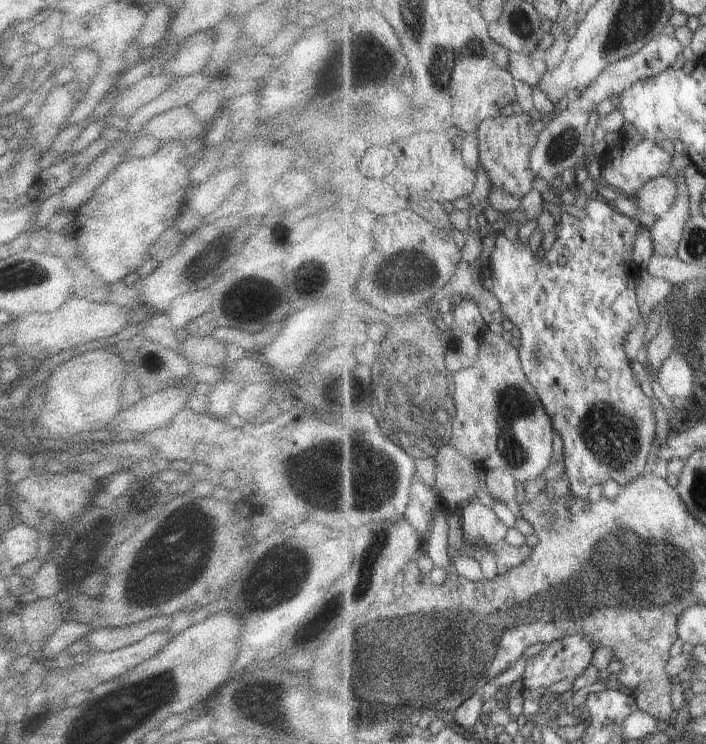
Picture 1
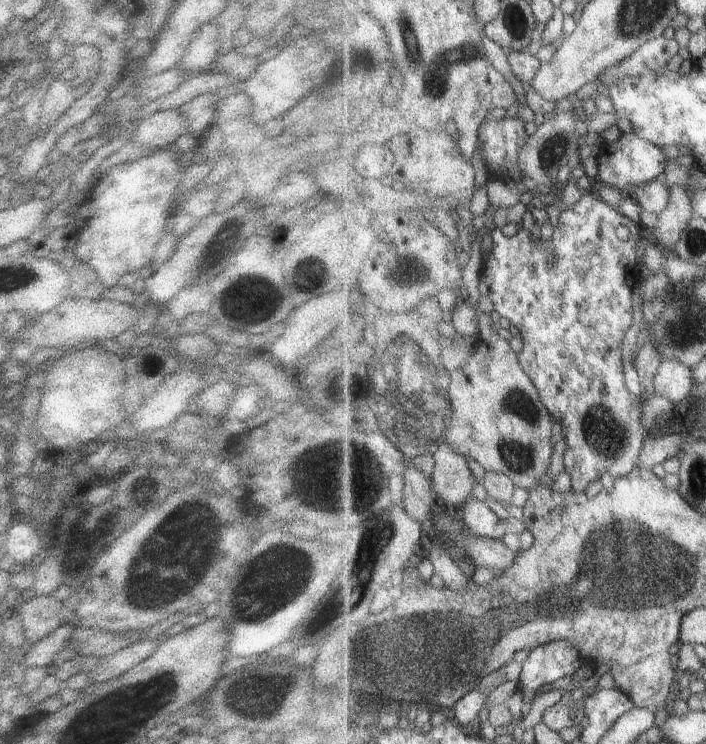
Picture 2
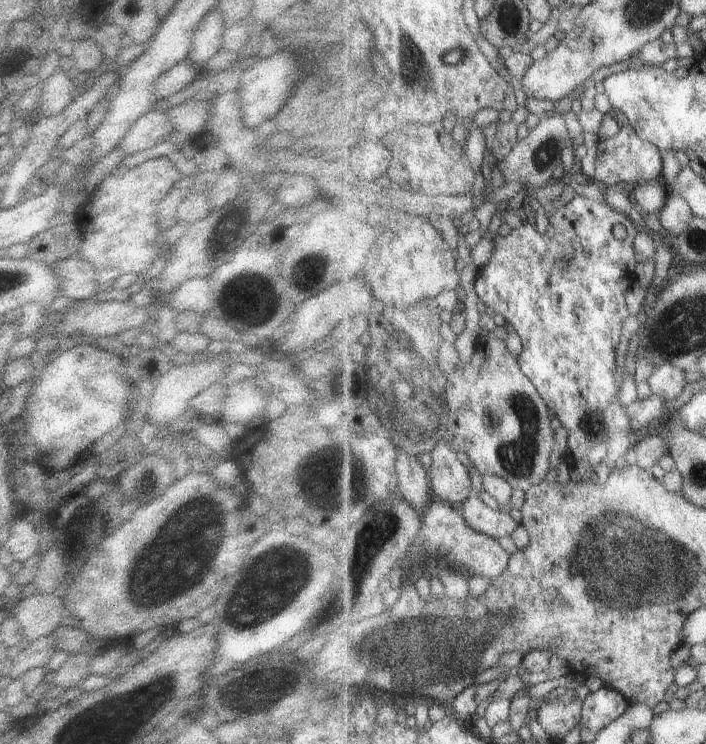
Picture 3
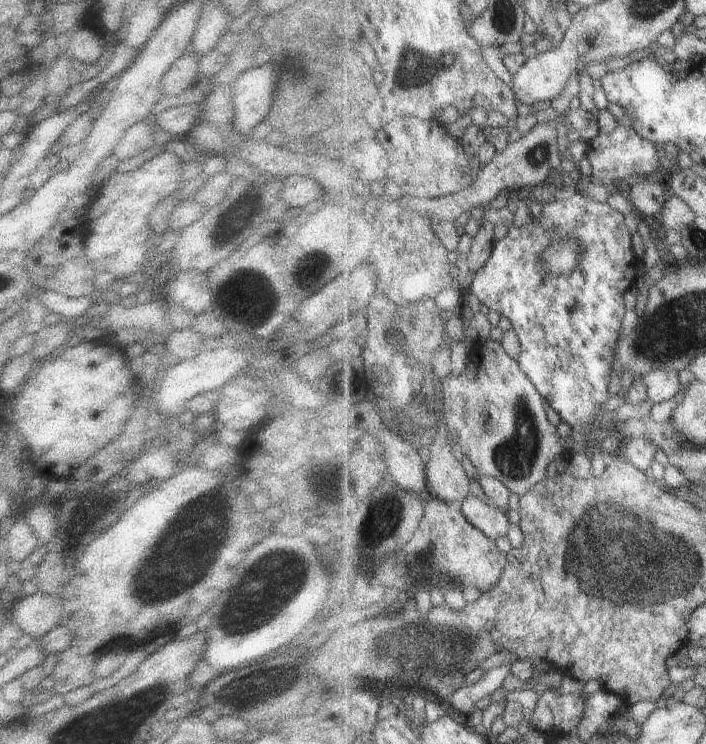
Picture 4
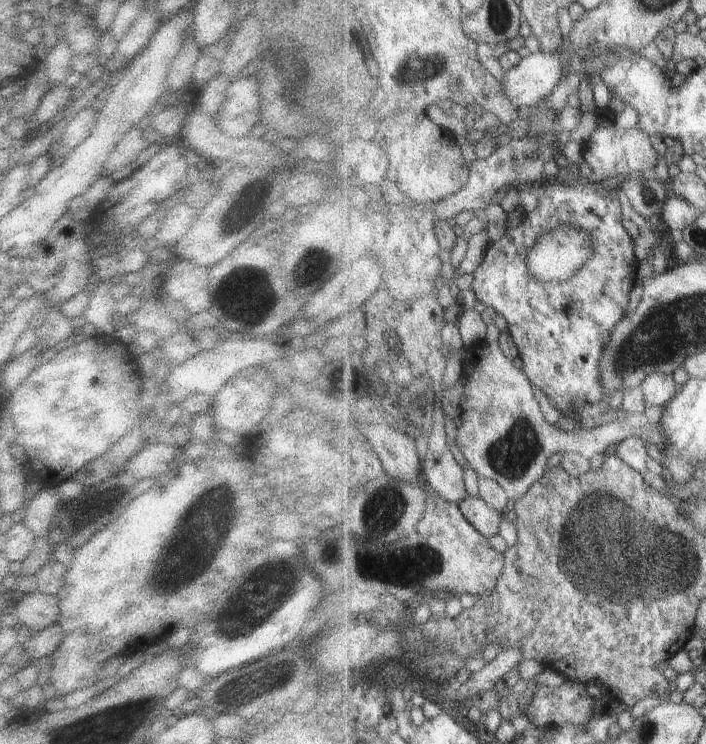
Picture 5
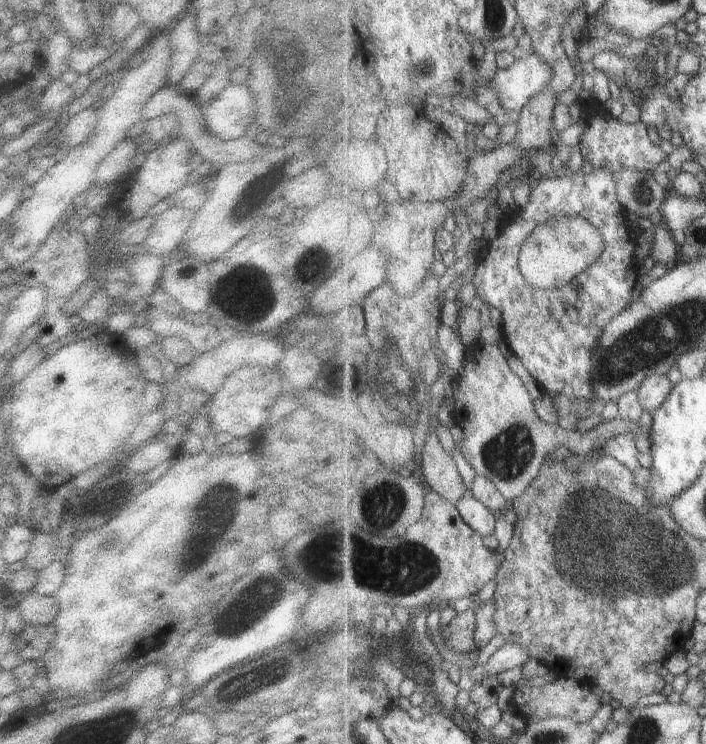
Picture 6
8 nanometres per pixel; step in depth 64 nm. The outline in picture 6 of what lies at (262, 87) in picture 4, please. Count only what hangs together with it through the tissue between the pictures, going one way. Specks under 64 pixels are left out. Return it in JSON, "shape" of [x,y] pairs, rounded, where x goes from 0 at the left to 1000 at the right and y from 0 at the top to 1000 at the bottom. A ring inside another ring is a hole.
{"shape":[[[347,112],[324,113],[293,142],[285,142],[282,151],[288,153],[288,161],[290,161],[296,180],[302,180],[305,185],[336,185],[336,183],[347,180],[347,172],[361,159],[361,134],[358,134],[358,129],[356,129],[356,124]]]}

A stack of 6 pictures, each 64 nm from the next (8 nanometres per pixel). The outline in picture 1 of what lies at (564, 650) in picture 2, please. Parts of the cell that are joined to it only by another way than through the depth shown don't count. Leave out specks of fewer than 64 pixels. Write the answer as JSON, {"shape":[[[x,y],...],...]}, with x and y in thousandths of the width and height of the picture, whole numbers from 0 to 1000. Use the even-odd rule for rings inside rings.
{"shape":[[[814,852],[790,862],[782,862],[776,871],[766,874],[766,876],[748,886],[739,906],[742,918],[738,931],[742,937],[739,960],[755,970],[755,965],[758,965],[759,960],[763,960],[765,941],[780,919],[792,917],[795,910],[813,917],[817,910],[823,909],[827,899],[837,892],[844,871],[841,868],[841,859],[824,855],[823,852]]]}

